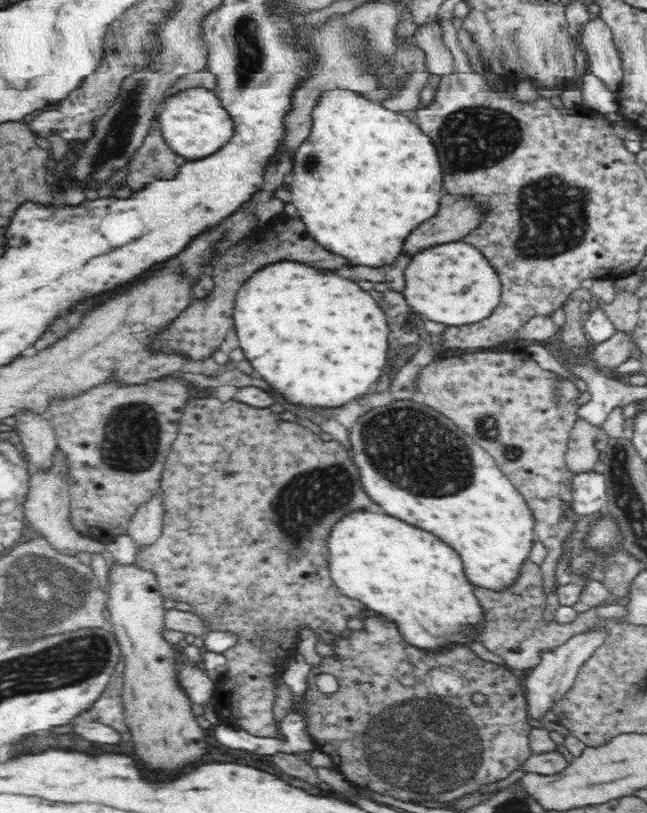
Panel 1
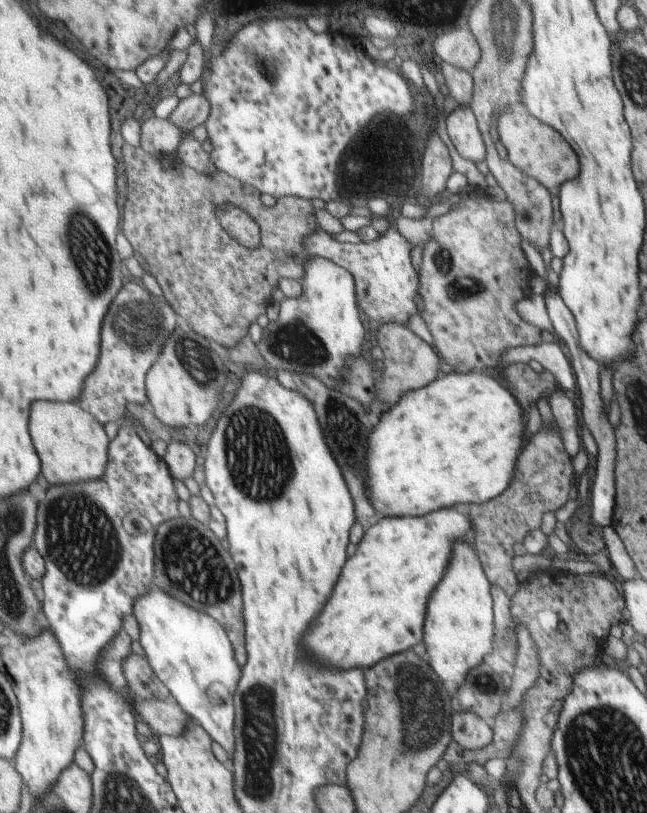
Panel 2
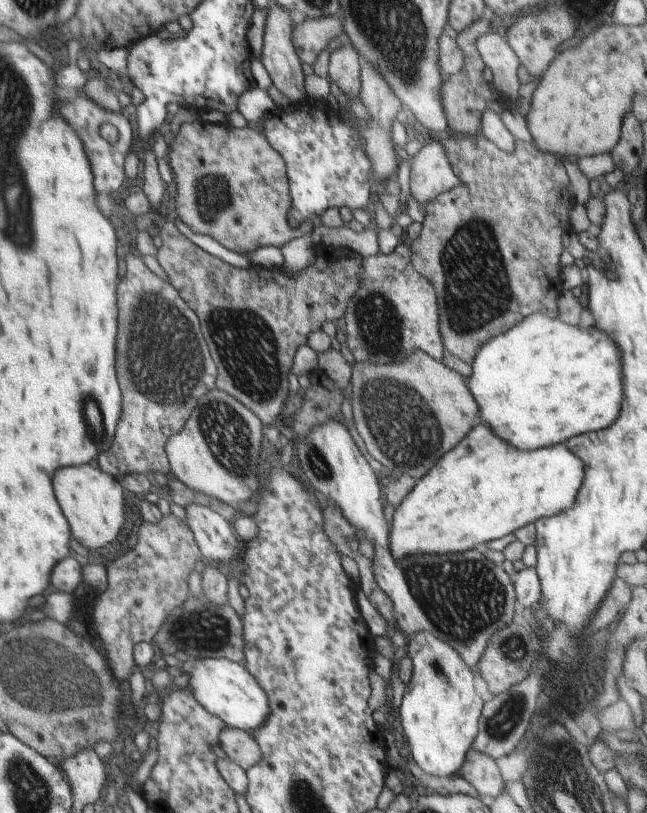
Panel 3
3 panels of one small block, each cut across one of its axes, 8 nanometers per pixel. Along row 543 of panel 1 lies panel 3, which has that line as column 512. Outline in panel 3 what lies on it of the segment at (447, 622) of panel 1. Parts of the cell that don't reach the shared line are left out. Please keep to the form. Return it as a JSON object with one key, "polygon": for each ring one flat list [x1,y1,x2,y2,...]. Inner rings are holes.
{"polygon":[[541,313,490,339,470,368,468,389,477,401,481,421,521,451,607,428,617,419,624,396,617,344,597,328,567,325]]}

